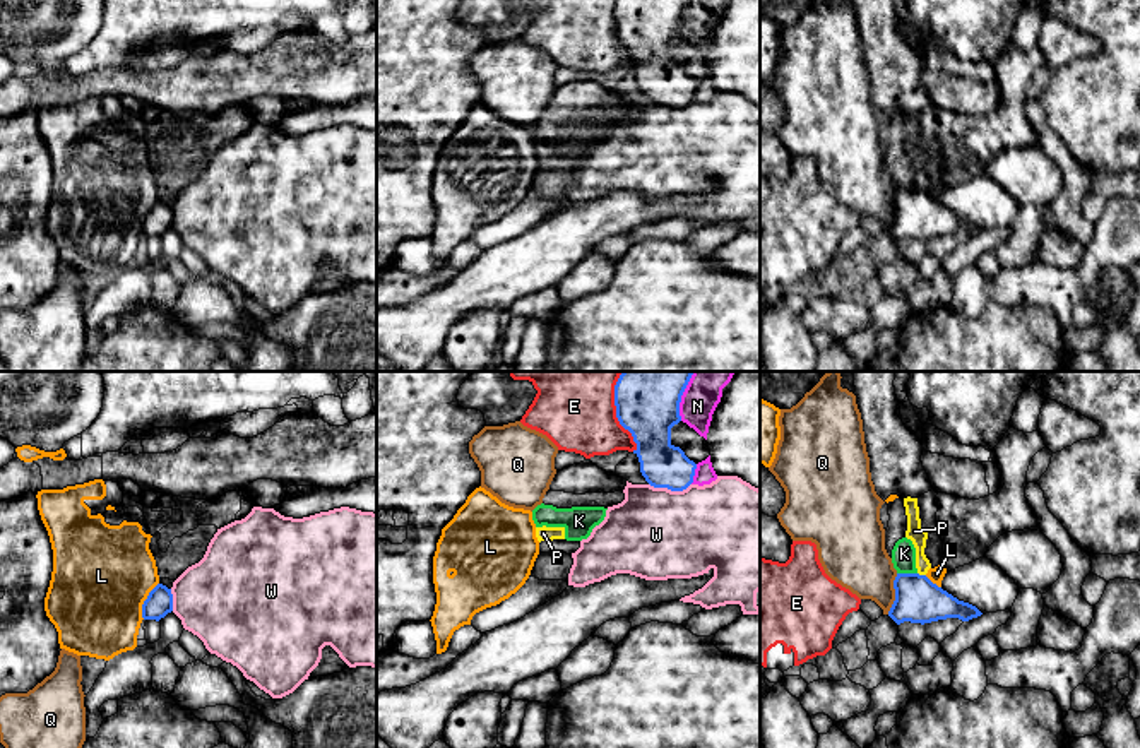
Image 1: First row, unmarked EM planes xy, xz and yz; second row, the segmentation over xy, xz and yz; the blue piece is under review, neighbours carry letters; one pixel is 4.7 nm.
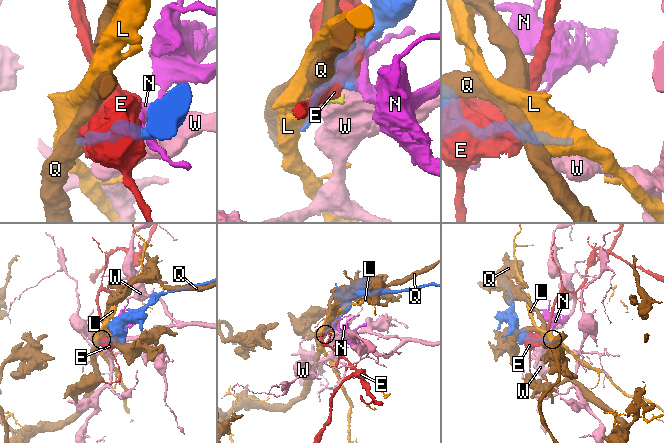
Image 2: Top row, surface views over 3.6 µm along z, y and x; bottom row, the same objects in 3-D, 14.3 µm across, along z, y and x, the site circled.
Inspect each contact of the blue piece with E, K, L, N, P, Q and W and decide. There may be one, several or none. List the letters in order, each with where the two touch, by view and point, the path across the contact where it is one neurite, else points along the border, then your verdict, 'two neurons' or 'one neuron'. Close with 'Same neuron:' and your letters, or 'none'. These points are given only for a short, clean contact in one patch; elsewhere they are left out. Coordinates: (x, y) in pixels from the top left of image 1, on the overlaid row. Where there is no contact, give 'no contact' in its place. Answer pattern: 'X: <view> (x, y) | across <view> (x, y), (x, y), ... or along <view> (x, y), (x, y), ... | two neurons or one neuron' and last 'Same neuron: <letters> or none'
E: xz (617, 411) | two neurons
K: yz (908, 574) | along yz (897, 572), (916, 574) | two neurons
L: xy (144, 601) | two neurons
N: xz (694, 474) | two neurons
P: yz (921, 575) | along yz (918, 572), (925, 575) | two neurons
Q: yz (896, 594) | two neurons
W: xz (670, 488) | two neurons
Same neuron: none

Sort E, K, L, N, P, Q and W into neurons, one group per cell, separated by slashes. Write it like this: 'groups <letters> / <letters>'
groups E / K P / L / N / Q / W

